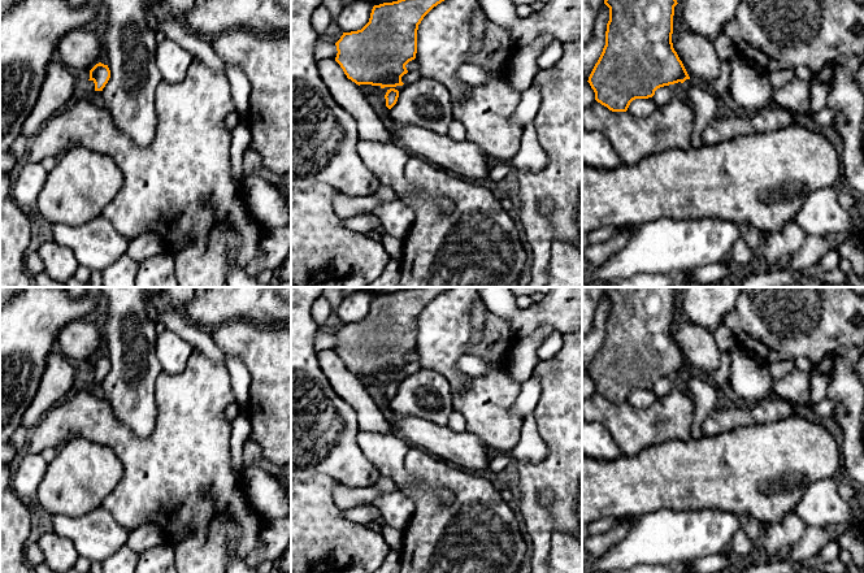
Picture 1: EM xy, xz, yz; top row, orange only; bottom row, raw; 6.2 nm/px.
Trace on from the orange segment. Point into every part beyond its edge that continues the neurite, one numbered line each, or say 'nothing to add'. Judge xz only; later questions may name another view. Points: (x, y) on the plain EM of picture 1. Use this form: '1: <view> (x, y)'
1: xz (382, 398)

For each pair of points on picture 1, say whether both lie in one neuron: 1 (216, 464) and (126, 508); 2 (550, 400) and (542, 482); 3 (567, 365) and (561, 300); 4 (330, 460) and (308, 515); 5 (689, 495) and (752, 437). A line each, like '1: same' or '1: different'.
1: same
2: same
3: different
4: different
5: same

